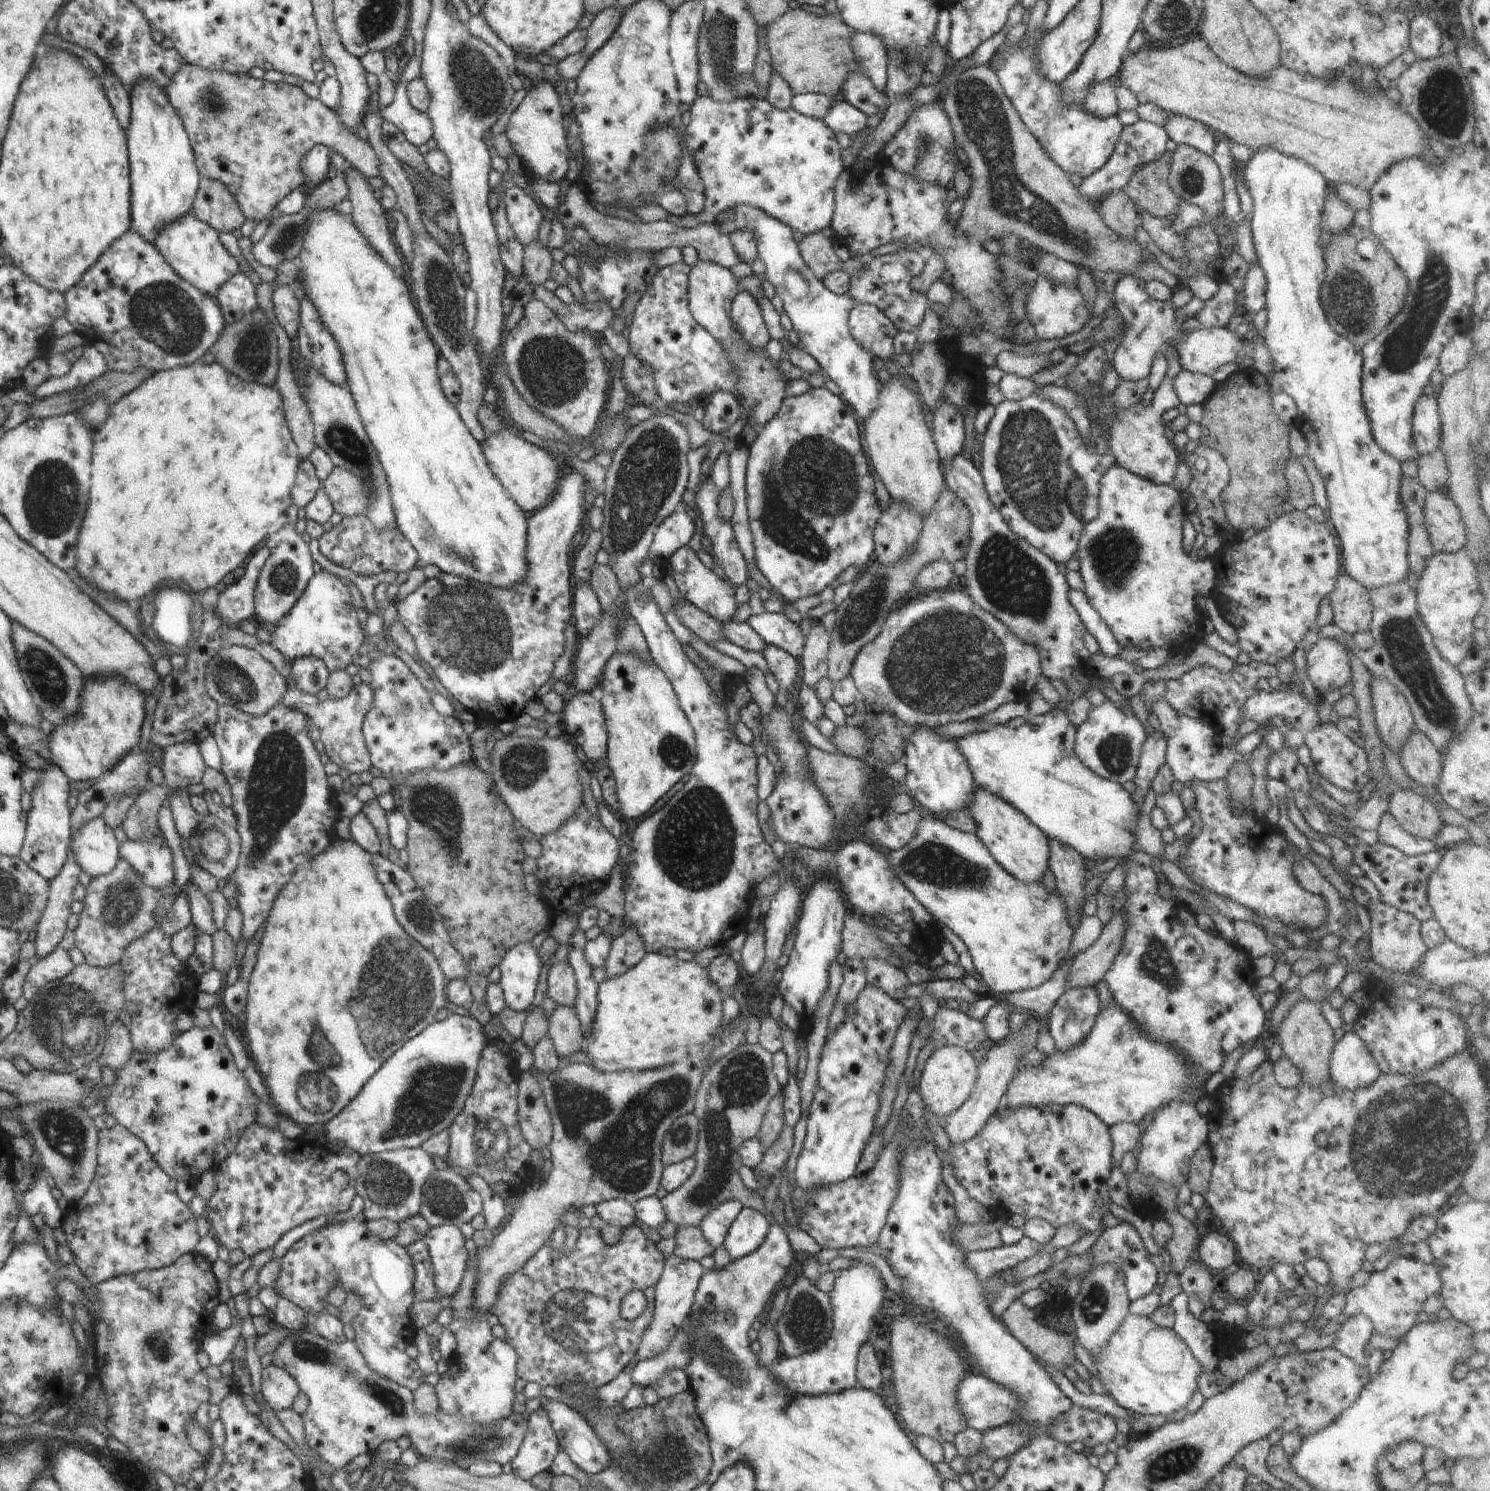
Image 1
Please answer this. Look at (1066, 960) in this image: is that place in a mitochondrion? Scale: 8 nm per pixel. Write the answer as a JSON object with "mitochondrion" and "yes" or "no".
{"mitochondrion":"no"}

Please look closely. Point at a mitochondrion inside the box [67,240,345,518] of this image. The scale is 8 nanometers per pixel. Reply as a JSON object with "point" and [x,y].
{"point":[167,317]}

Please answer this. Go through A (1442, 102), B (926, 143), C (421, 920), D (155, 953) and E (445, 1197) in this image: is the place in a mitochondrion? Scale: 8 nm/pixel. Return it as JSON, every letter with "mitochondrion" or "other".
{"A":"mitochondrion","B":"mitochondrion","C":"mitochondrion","D":"other","E":"mitochondrion"}

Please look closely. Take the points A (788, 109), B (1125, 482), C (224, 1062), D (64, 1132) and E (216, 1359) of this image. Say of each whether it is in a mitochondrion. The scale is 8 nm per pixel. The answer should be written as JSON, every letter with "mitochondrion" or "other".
{"A":"other","B":"other","C":"other","D":"mitochondrion","E":"other"}

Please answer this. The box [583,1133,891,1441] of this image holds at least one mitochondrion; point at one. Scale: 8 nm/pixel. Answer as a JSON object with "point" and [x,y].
{"point":[707,1342]}

